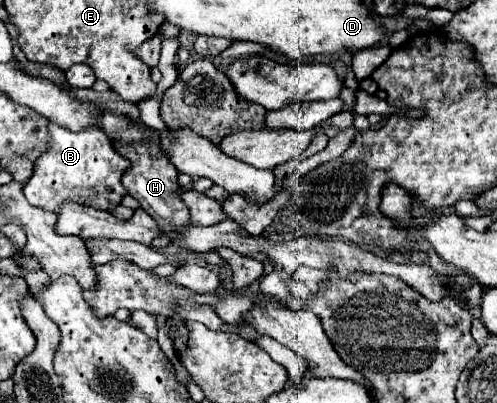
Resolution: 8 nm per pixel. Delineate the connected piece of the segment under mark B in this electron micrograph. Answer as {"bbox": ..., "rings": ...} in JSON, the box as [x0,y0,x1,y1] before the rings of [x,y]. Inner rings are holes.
{"bbox":[23,123,131,213],"rings":[[[49,123],[47,129],[47,149],[37,157],[33,175],[23,187],[27,201],[35,207],[55,213],[63,201],[77,201],[105,211],[119,205],[121,197],[127,195],[125,187],[121,185],[121,175],[131,165],[131,161],[115,151],[109,137],[97,127],[87,127],[75,133]]]}

